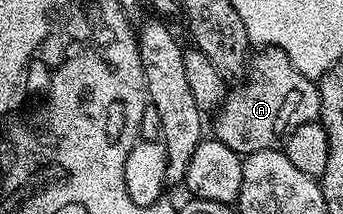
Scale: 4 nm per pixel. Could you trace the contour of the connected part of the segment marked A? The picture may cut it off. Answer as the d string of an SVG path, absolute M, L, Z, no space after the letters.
M260 48L247 63L246 80L225 93L214 117L216 119L210 122L211 129L212 126L216 129L214 137L236 154L247 156L274 150L283 147L294 128L319 119L320 92L317 83L303 75L284 51Z

